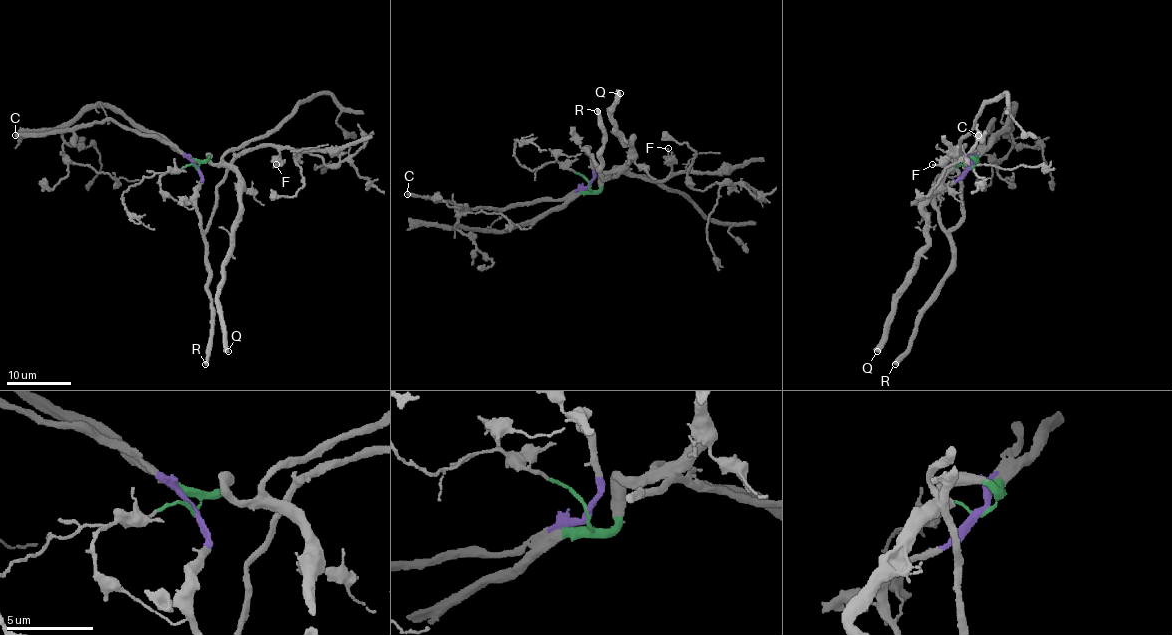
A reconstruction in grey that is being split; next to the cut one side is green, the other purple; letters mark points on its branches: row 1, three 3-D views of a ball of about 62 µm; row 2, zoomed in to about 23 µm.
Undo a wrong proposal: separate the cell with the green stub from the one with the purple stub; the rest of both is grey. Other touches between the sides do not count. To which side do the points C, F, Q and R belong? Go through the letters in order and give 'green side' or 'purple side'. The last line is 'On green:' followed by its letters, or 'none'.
C: purple side
F: purple side
Q: green side
R: purple side
On green: Q

